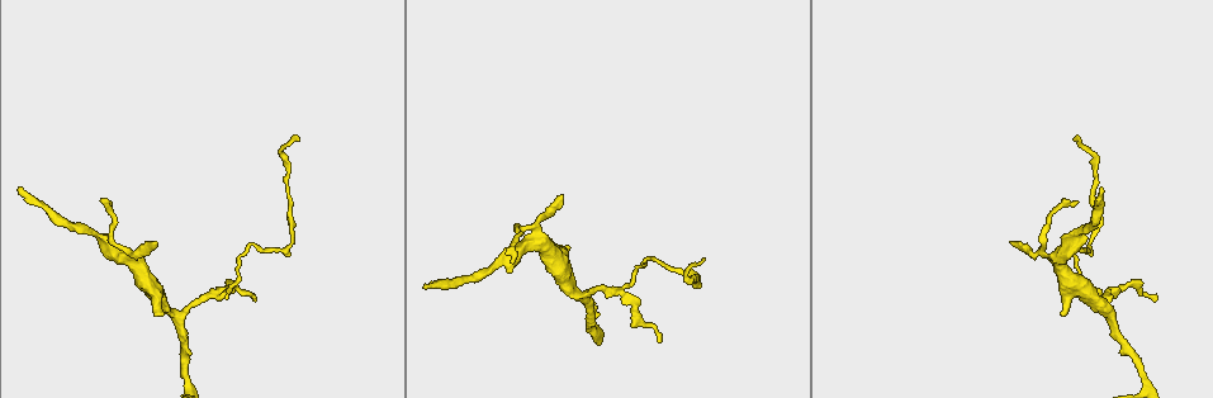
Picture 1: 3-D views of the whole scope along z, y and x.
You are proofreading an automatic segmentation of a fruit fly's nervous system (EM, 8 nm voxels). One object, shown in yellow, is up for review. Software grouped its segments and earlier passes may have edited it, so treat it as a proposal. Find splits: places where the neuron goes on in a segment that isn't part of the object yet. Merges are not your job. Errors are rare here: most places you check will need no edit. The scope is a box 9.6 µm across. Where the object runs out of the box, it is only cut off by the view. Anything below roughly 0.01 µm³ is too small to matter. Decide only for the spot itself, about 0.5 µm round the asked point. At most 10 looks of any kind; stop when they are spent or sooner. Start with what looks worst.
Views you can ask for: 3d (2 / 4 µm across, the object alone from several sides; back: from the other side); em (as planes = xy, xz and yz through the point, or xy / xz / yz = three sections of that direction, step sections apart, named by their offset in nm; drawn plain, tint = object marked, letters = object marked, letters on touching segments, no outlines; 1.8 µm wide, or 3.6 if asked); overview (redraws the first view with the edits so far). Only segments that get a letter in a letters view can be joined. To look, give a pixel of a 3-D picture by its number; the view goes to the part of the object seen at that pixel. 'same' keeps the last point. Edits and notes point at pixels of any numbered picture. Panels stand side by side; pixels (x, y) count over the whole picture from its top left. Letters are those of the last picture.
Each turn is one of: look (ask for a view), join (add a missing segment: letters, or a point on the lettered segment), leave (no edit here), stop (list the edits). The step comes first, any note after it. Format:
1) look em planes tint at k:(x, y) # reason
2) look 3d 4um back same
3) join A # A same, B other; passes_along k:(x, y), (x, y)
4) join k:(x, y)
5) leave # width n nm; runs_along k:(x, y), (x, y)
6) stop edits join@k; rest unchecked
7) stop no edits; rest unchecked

look 3d 2um at 1:(1076, 204) # free end

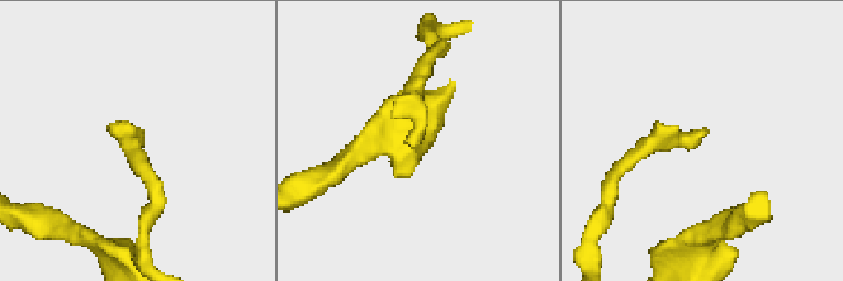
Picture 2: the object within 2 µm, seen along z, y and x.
look em xy step 8 plain at 2:(129, 134) # now the EM

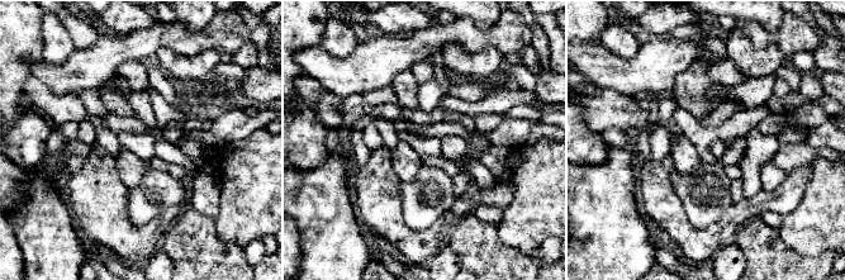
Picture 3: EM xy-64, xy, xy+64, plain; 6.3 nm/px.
look em xy step 8 letters same # see the neighbours

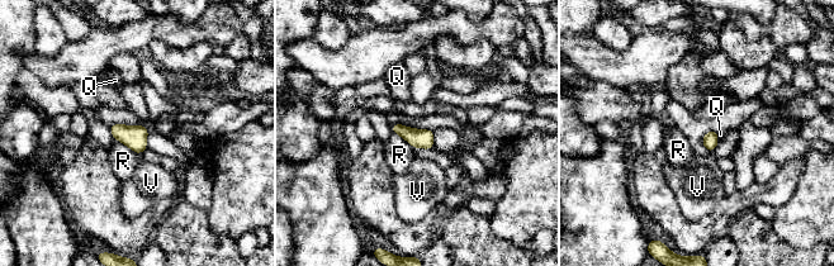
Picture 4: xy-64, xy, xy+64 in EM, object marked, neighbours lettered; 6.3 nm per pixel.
leave # width 100 nm; Q other, R other, V other; border 4:(114, 138), (138, 155); no lettered segment goes on from it

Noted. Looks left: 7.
look em planes letters at 1:(1100, 188) # end of a long branch

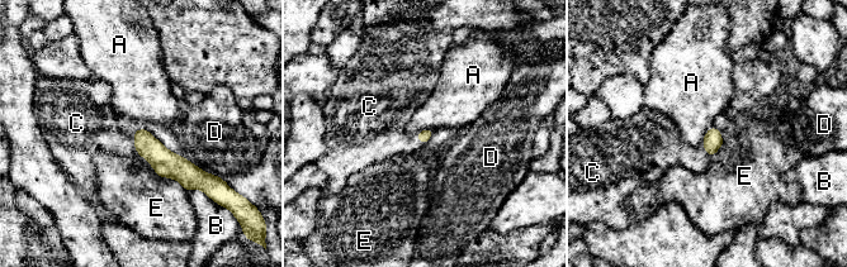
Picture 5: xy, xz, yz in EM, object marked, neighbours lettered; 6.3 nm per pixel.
join C # longest_contact E 260 nm; A other, B other, C same, D other, E other; passes_along 5:(166, 163), (141, 156), (107, 137); the neuron continues

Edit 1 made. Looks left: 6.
look overview

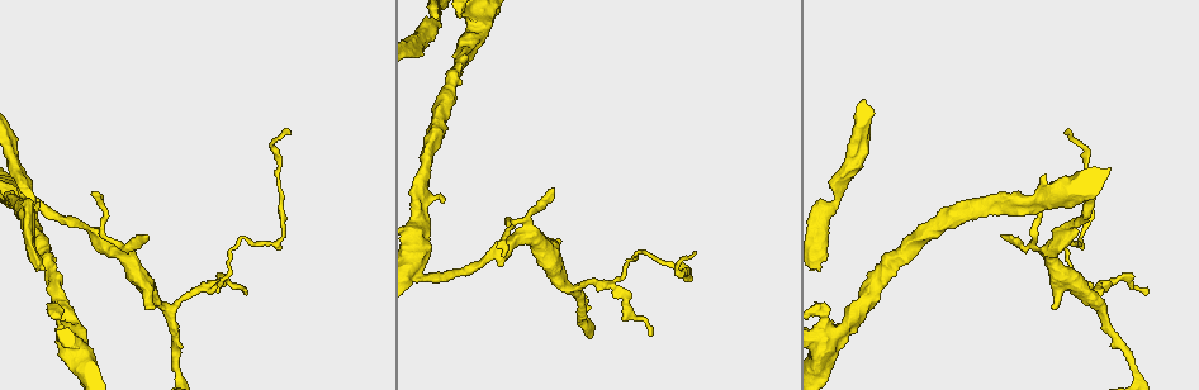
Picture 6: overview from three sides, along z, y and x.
look em planes letters at 6:(617, 288) # branch point

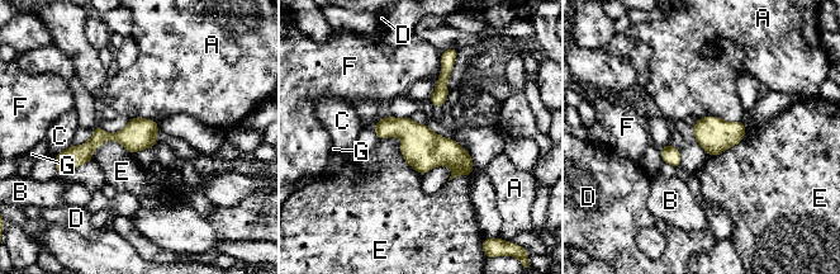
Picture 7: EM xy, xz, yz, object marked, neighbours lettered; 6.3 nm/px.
leave # A other, B other, C other, D other, E other, F other, G other; border 7:(132, 154), (107, 140), (90, 159); no lettered segment goes on from it

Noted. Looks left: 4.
look 3d 4um at 6:(1063, 133) # tapers out

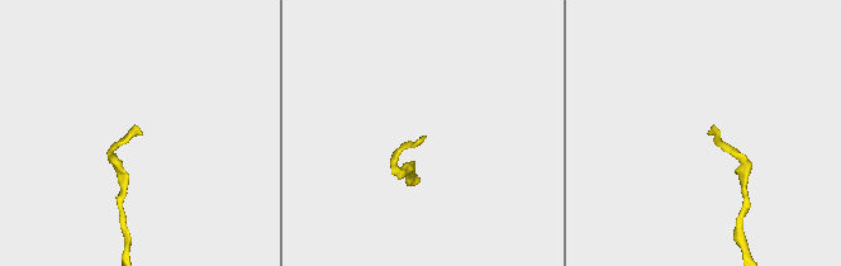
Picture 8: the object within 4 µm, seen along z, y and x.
look em xy step 8 letters at 8:(139, 135)

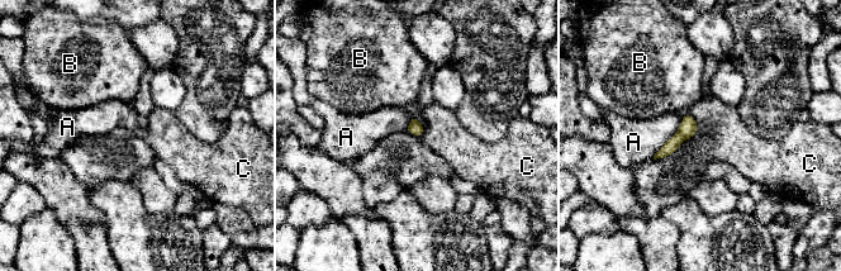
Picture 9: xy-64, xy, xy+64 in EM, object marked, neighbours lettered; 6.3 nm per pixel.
look em planes letters same

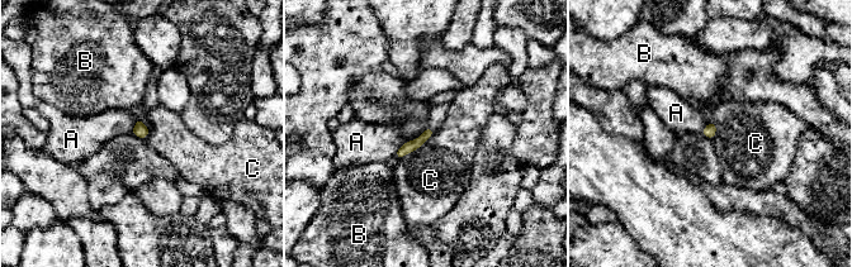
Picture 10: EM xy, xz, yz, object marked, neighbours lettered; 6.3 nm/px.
leave # A other, B other, C other; border 10:(435, 129), (417, 148), (398, 160); none of them fits

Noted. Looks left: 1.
stop edits join@5; rest unchecked

